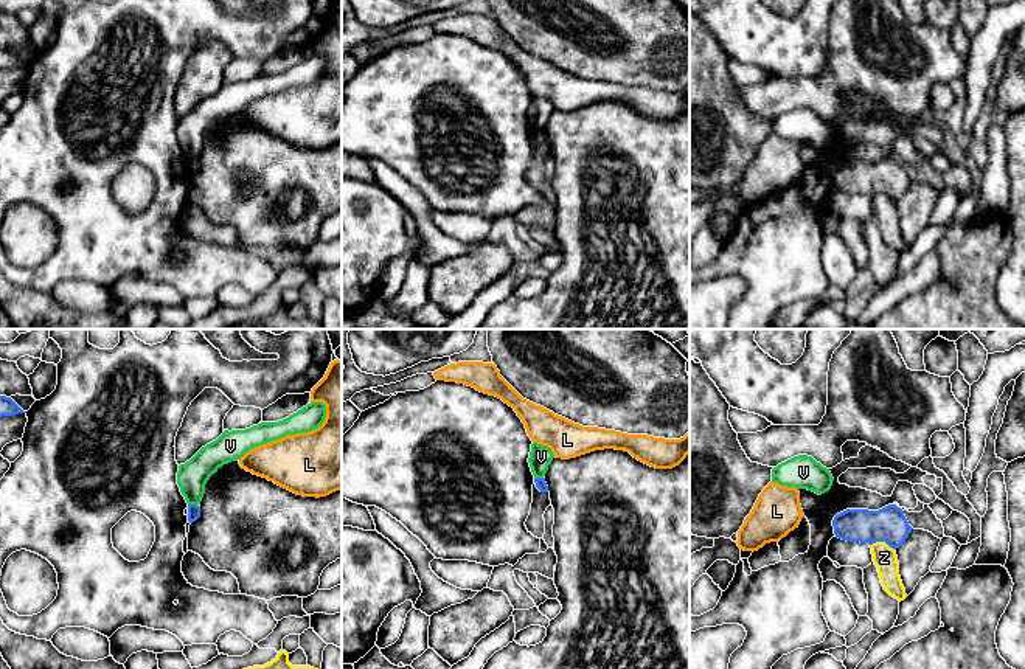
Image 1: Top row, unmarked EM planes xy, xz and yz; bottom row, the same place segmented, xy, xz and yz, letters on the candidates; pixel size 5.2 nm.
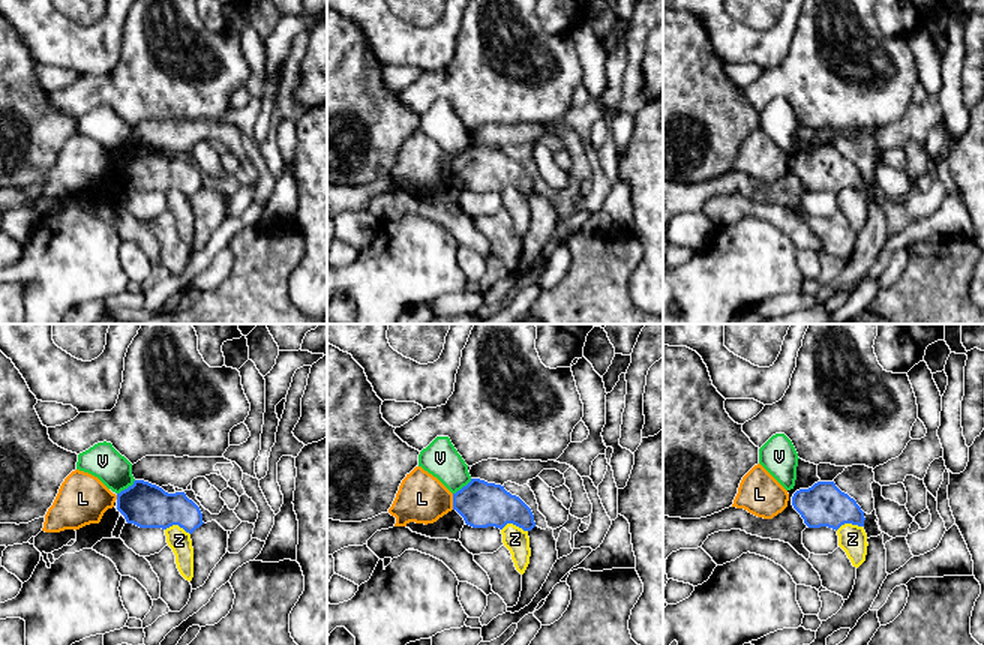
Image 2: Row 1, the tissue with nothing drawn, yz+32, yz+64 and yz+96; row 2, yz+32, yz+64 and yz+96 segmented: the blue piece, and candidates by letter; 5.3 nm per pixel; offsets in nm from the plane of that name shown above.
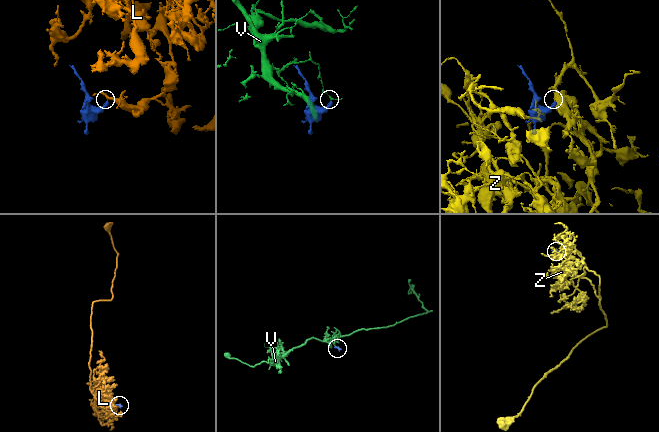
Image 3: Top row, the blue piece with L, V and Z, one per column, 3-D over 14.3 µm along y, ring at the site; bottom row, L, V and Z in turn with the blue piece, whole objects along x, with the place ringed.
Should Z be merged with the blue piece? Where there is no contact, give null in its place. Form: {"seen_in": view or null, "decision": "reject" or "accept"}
{"seen_in": "yz", "decision": "reject"}

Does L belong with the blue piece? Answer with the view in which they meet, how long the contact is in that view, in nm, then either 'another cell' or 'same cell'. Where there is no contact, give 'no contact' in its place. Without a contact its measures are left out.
xy | 30 nm | another cell

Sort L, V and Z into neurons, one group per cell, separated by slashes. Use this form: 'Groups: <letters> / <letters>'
Groups: L / V / Z

